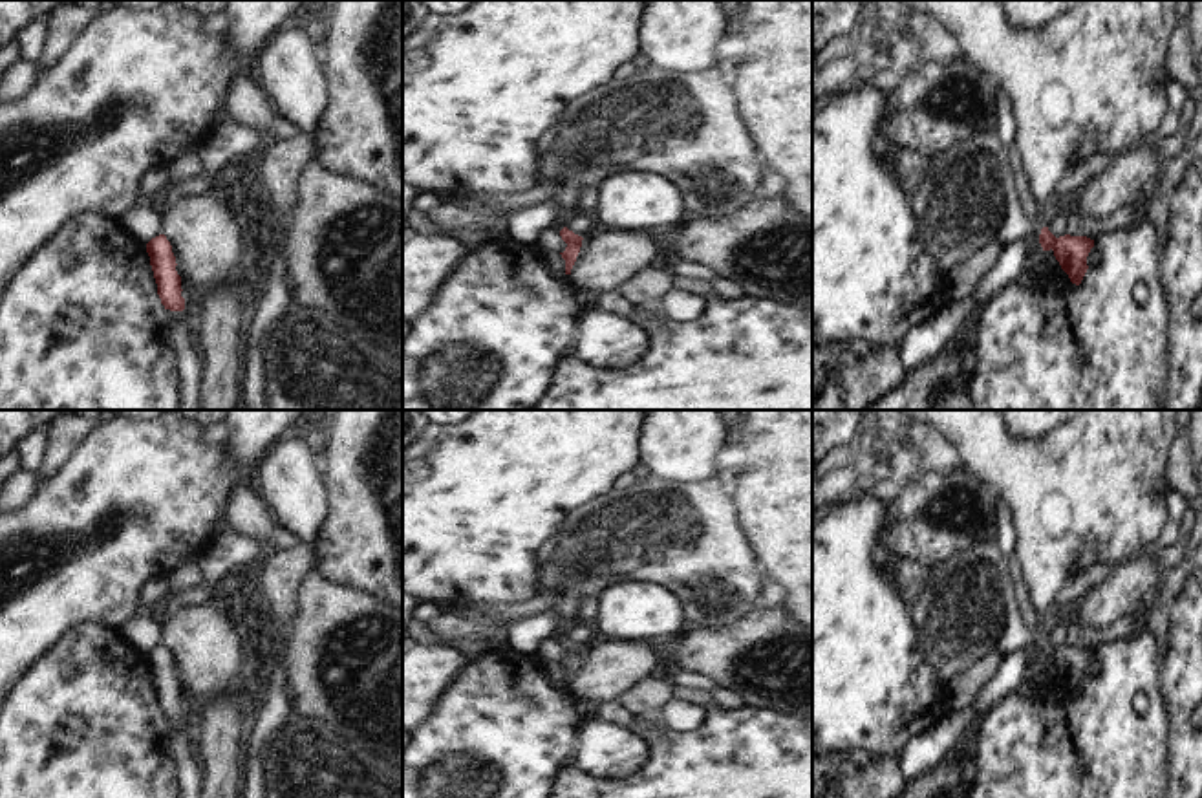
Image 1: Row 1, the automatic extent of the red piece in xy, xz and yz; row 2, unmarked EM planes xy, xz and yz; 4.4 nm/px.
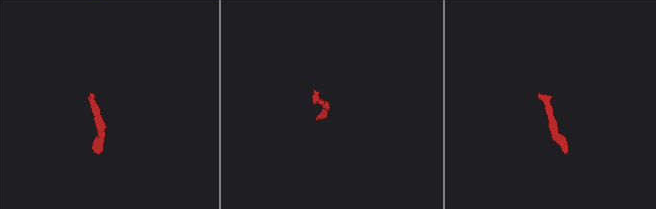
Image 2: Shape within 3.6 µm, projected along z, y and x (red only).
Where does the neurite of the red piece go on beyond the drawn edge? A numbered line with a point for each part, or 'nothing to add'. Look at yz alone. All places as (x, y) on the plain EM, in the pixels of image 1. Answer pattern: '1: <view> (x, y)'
1: yz (966, 610)

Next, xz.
1: xz (683, 537)

